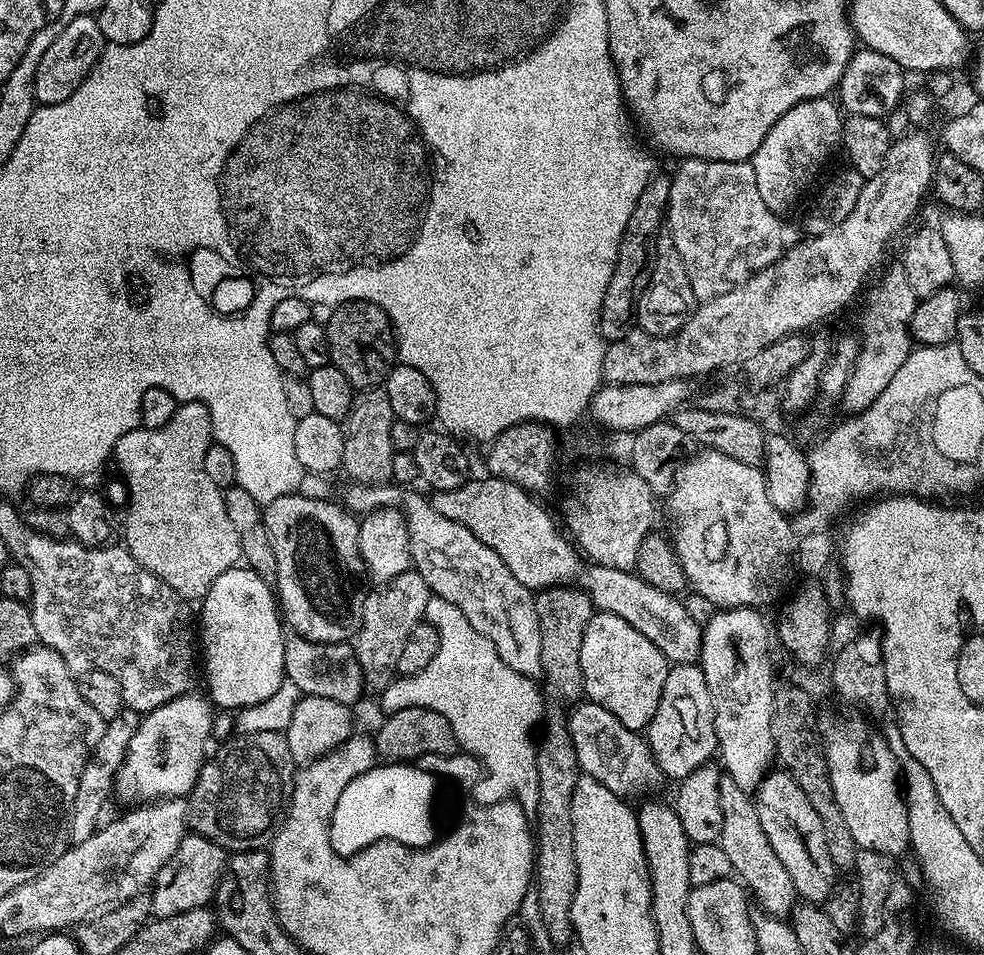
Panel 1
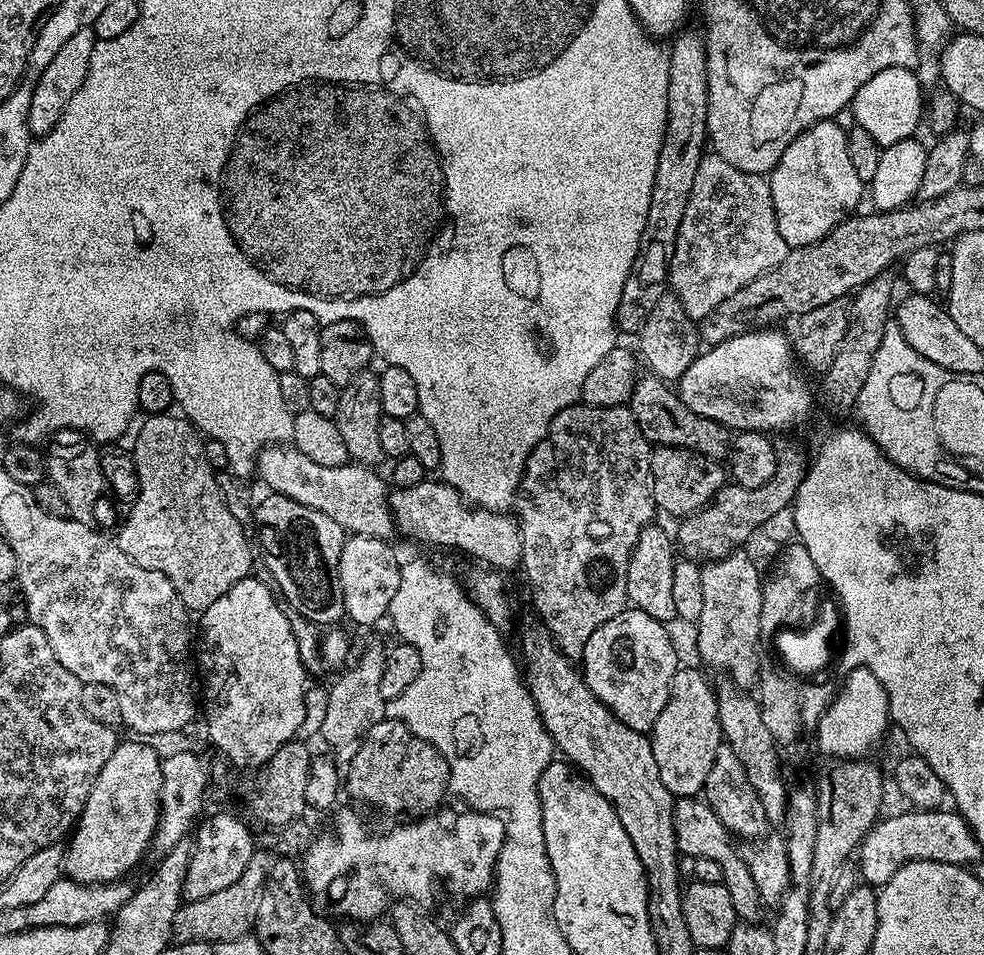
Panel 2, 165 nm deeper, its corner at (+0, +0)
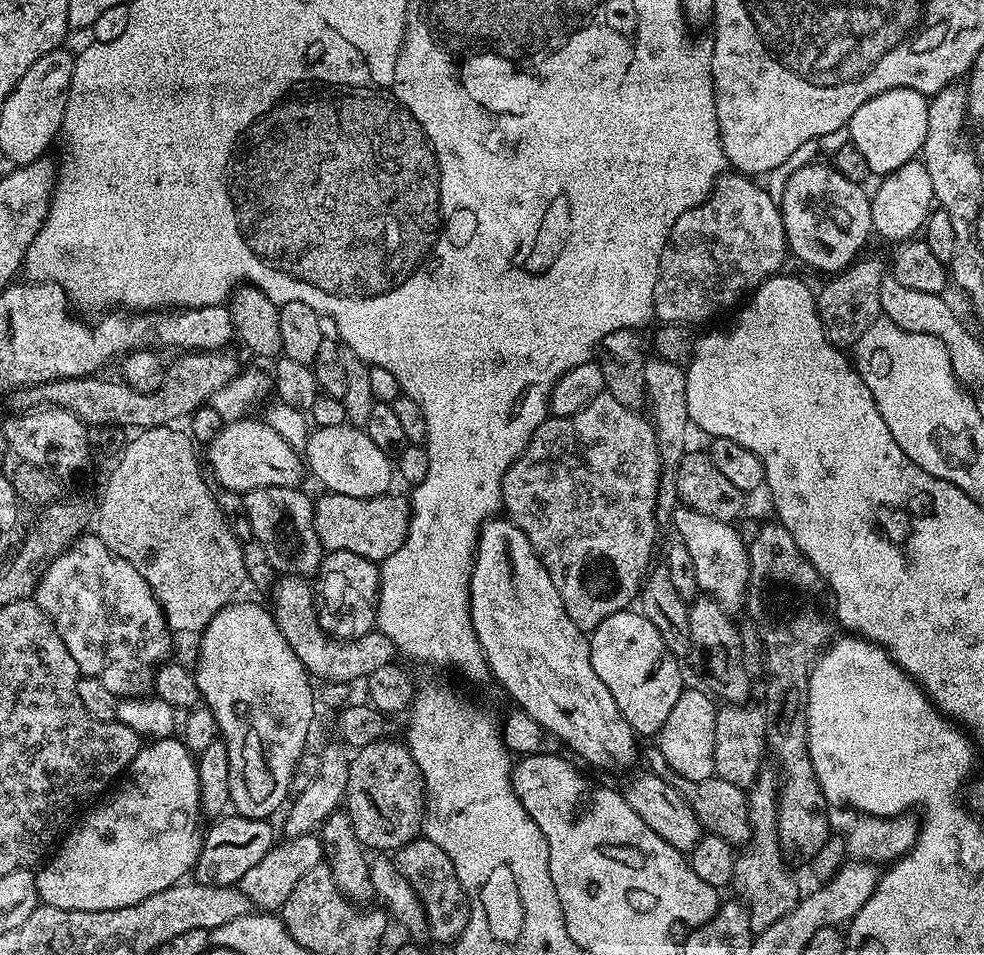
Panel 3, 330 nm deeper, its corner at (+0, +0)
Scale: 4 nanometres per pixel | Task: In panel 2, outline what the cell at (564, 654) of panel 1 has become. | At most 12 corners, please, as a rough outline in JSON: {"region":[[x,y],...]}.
{"region":[[631,407],[562,410],[516,492],[565,658],[629,603],[657,515]]}

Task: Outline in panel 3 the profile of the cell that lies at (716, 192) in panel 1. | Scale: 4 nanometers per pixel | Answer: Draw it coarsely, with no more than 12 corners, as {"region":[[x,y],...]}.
{"region":[[725,174],[674,222],[660,324],[697,326],[783,269],[775,195]]}

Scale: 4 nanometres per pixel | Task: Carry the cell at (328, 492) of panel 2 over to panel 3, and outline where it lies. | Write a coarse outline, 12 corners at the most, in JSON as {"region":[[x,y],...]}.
{"region":[[260,420],[207,444],[215,483],[238,493],[297,487],[301,453]]}

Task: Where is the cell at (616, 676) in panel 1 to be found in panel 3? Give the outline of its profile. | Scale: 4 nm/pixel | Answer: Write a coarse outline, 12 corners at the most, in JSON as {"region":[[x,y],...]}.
{"region":[[639,610],[590,634],[590,662],[641,737],[655,737],[686,683]]}

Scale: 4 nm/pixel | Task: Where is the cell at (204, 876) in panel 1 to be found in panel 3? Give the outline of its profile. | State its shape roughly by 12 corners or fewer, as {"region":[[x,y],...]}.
{"region":[[225,814],[205,831],[194,880],[239,885],[272,848],[271,823]]}

